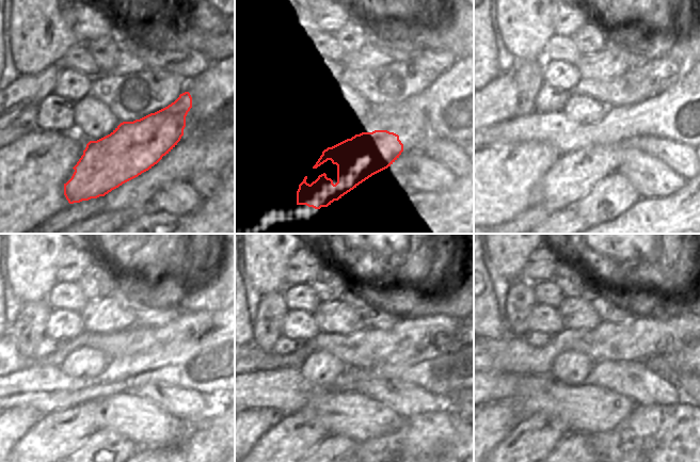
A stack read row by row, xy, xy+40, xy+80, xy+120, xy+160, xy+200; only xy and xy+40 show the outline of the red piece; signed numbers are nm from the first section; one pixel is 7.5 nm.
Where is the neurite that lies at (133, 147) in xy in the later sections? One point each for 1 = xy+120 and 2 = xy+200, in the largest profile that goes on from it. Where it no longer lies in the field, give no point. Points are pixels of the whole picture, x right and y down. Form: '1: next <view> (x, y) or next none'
1: next xy+120 (63, 437)
2: next xy+200 (541, 437)

